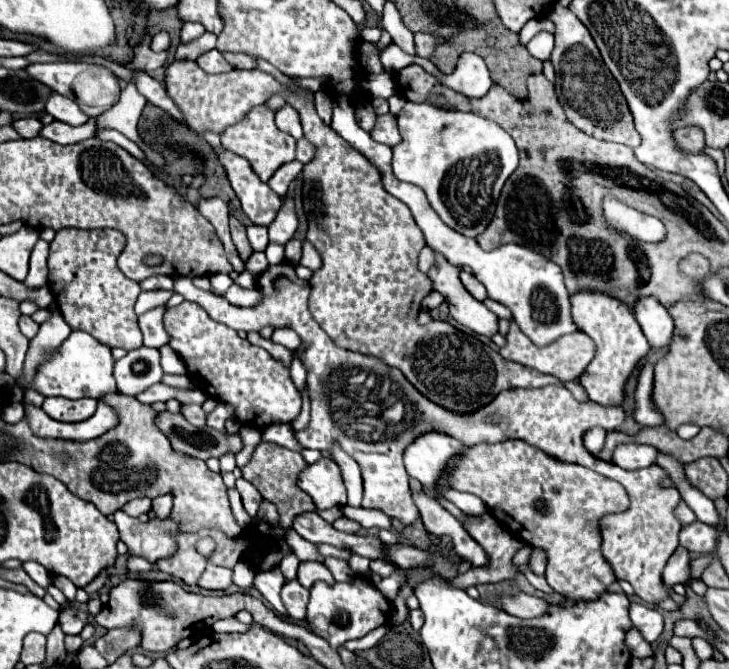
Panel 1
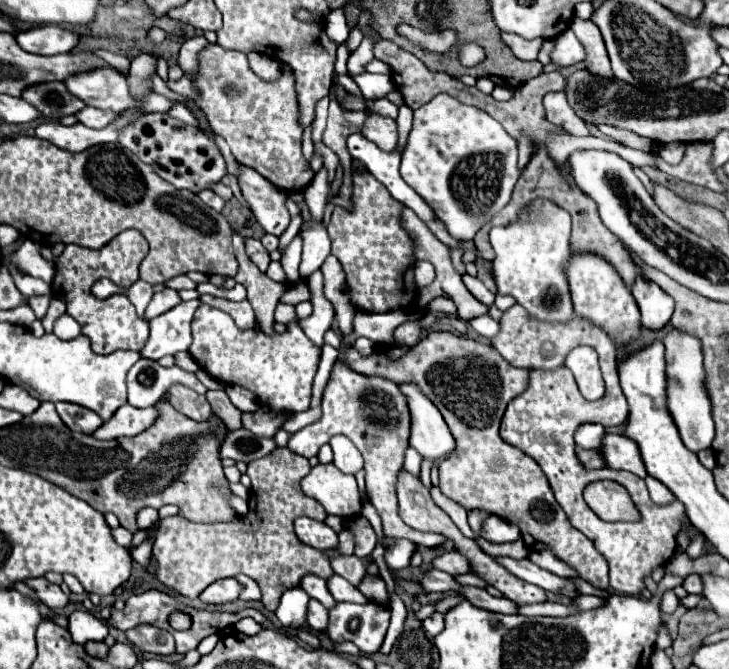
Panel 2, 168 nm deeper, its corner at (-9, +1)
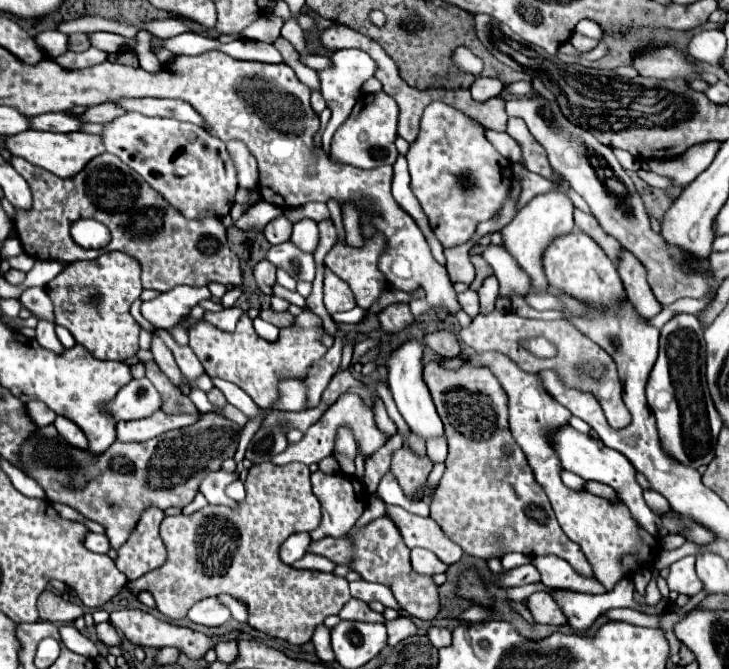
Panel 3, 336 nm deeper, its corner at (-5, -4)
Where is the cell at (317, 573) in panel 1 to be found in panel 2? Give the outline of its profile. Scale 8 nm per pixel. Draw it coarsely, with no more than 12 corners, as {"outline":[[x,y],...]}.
{"outline":[[336,574],[328,590],[336,602],[368,602],[368,598],[348,580]]}

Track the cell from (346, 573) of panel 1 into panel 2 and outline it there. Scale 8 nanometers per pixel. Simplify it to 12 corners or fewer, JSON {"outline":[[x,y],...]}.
{"outline":[[378,576],[364,578],[360,592],[374,604],[386,602],[386,584]]}

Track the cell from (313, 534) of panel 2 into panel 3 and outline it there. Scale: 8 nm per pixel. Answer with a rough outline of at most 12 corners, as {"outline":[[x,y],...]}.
{"outline":[[292,533],[282,545],[282,561],[290,563],[308,553],[308,533]]}

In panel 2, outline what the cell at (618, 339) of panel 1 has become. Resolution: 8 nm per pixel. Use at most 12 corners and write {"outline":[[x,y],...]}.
{"outline":[[572,252],[574,312],[622,348],[640,334],[630,288],[602,256]]}

